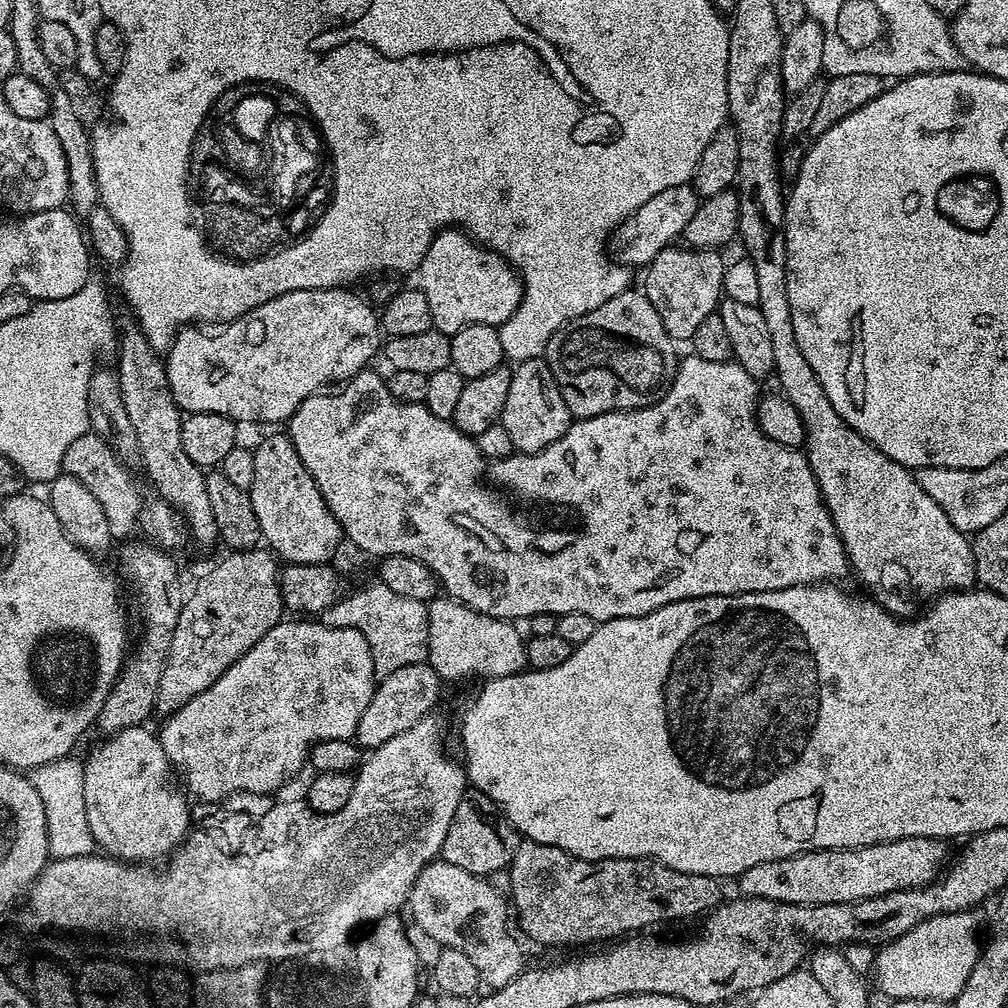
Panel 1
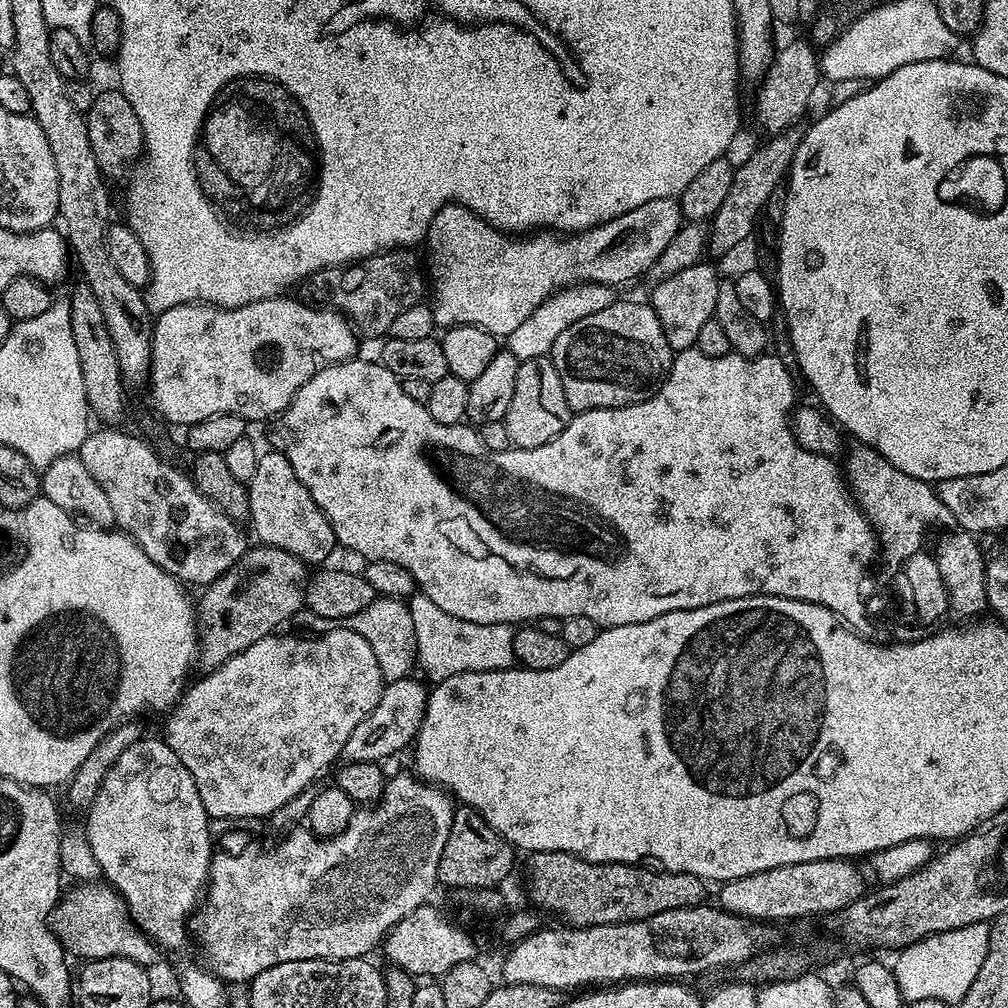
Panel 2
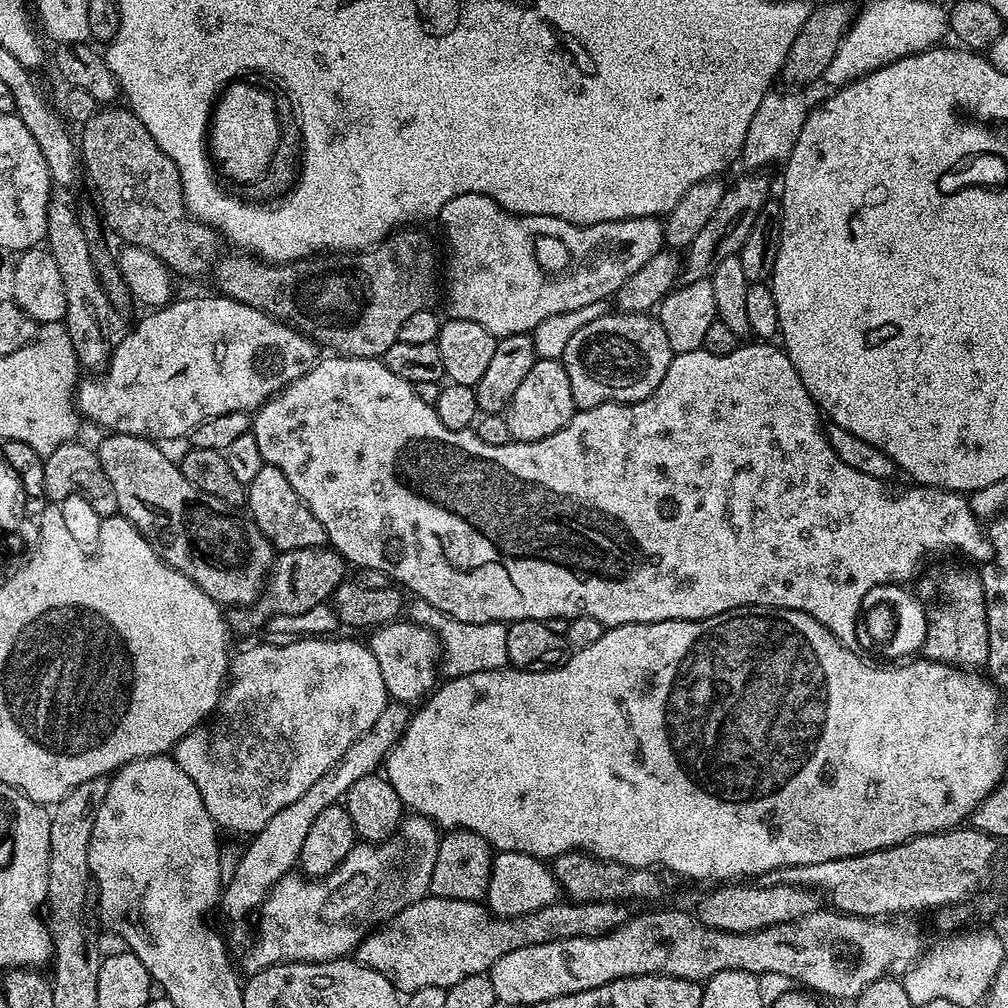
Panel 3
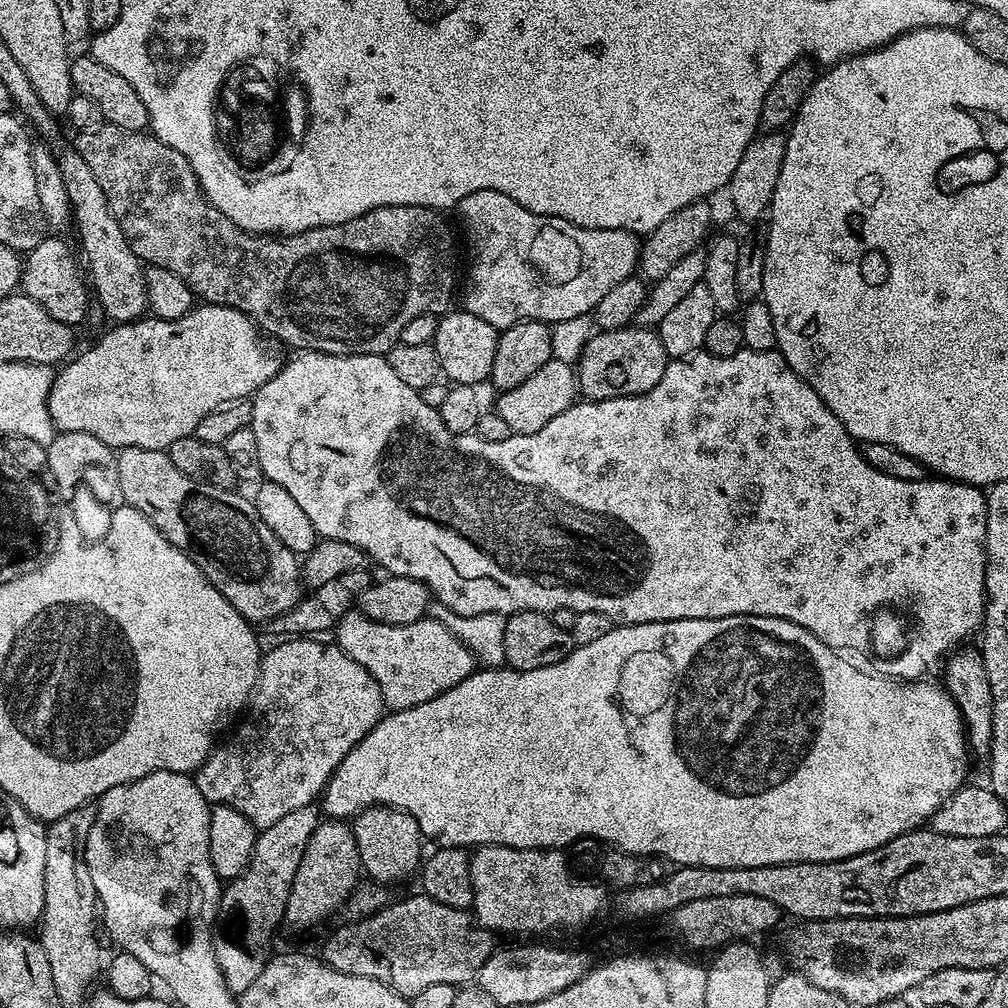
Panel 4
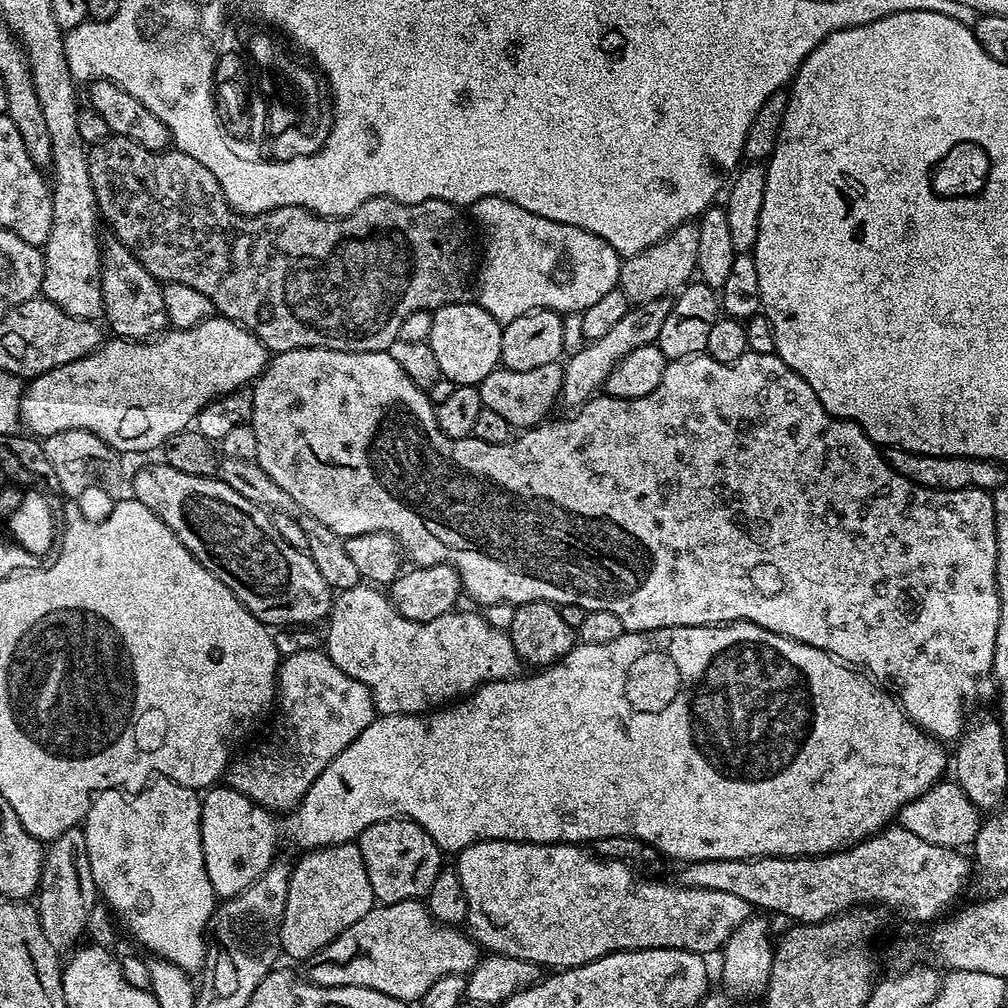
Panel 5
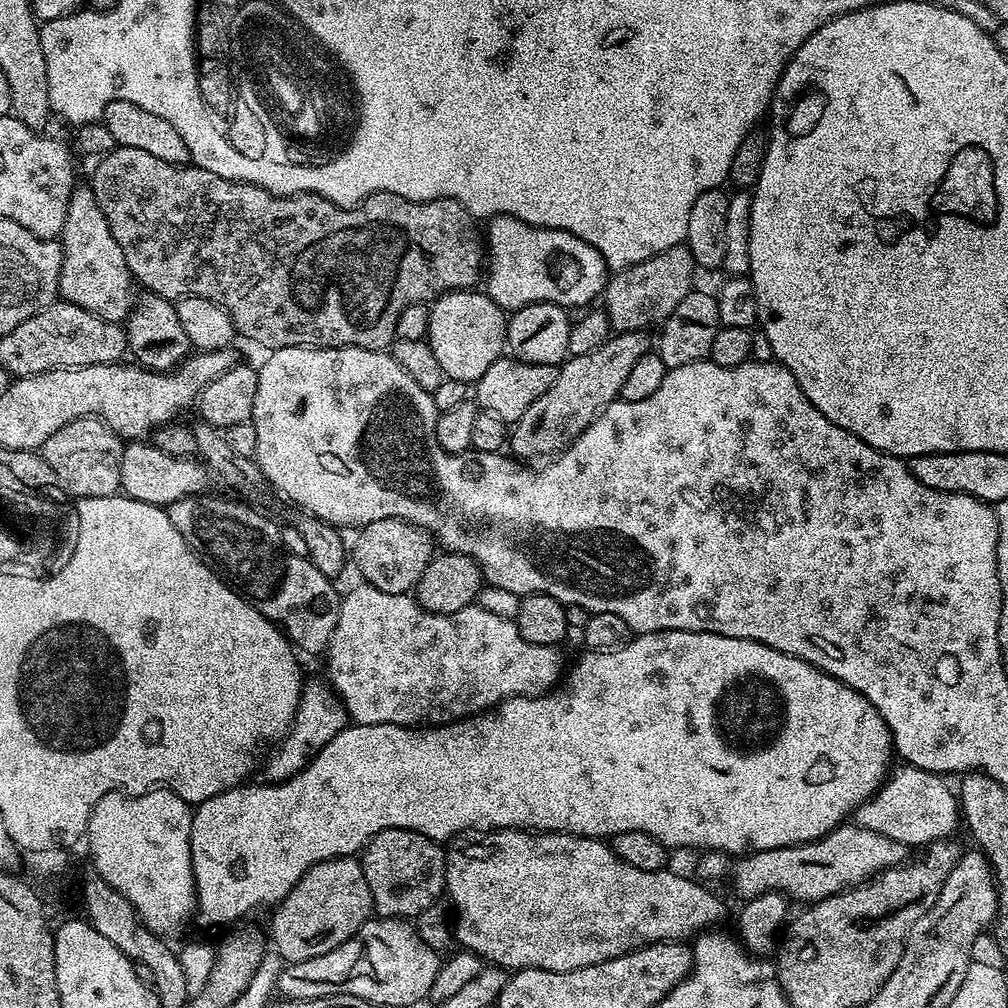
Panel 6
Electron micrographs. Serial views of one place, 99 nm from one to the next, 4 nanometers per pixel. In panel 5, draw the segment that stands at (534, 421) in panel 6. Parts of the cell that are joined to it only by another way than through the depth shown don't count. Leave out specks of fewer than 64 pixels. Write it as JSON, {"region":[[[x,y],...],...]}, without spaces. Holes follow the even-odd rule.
{"region":[[[667,296],[654,302],[646,302],[629,307],[618,323],[603,338],[585,343],[572,357],[567,357],[564,364],[564,385],[560,391],[560,400],[569,404],[569,409],[579,409],[587,400],[592,399],[603,389],[606,378],[614,370],[614,366],[630,350],[638,350],[638,346],[655,344],[662,334],[662,325],[666,323],[666,314],[670,314],[672,300]]]}

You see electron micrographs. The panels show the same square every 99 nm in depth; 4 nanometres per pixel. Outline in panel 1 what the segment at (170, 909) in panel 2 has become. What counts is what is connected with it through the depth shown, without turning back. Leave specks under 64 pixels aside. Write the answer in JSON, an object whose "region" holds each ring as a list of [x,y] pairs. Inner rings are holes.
{"region":[[[137,726],[111,733],[107,737],[108,741],[98,745],[83,761],[83,793],[90,834],[109,857],[121,862],[152,862],[155,861],[152,860],[155,856],[163,857],[171,853],[188,839],[190,825],[194,820],[194,816],[188,813],[189,797],[178,780],[176,785],[176,780],[172,777],[174,765],[169,762],[166,750],[162,750],[159,735],[155,731],[147,732],[146,729],[147,727]]]}

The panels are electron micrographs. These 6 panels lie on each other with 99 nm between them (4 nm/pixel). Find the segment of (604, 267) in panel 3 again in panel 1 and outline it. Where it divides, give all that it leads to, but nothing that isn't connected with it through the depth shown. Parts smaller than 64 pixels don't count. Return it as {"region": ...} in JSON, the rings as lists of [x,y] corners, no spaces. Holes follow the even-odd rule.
{"region":[[[691,183],[682,186],[670,186],[654,194],[643,206],[638,206],[630,218],[626,218],[614,229],[609,239],[607,249],[611,259],[620,264],[629,264],[632,268],[643,269],[662,250],[673,247],[683,237],[690,218],[698,214],[701,197],[696,193]],[[453,226],[432,237],[430,250],[418,269],[418,287],[430,305],[432,327],[451,338],[458,330],[475,324],[499,326],[518,310],[524,285],[515,268],[467,232]]]}

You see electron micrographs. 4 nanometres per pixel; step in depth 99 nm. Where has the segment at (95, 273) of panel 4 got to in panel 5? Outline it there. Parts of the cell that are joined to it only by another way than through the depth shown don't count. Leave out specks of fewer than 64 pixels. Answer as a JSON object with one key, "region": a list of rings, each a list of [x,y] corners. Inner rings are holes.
{"region":[[[108,238],[100,249],[102,266],[103,319],[112,327],[111,335],[126,340],[155,338],[169,327],[161,281],[149,274],[146,266],[118,239]]]}

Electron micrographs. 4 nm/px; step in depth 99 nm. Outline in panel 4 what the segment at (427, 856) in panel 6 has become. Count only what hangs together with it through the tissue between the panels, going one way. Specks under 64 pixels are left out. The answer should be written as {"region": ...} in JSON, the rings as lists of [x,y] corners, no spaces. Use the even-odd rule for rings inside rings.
{"region":[[[386,804],[365,807],[363,812],[355,813],[351,821],[354,842],[358,842],[360,867],[368,872],[373,881],[381,886],[392,886],[395,880],[415,877],[422,864],[420,856],[420,822],[411,812]]]}

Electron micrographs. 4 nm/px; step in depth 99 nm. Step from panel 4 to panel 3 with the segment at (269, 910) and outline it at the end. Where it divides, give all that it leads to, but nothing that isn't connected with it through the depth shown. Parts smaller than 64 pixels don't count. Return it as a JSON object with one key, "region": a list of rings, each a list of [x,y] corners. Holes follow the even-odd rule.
{"region":[[[390,702],[386,710],[378,714],[378,722],[374,722],[374,726],[366,730],[366,734],[362,734],[352,743],[350,750],[346,750],[344,757],[330,771],[322,774],[322,778],[318,778],[318,782],[314,782],[314,786],[310,786],[310,790],[306,790],[302,798],[297,798],[296,801],[290,802],[290,806],[278,810],[278,814],[274,814],[274,818],[270,818],[270,822],[266,822],[266,826],[262,826],[262,830],[249,839],[252,841],[249,842],[244,857],[237,862],[232,877],[229,880],[227,877],[226,887],[223,889],[218,905],[219,911],[224,911],[225,918],[232,923],[228,932],[226,931],[229,941],[240,940],[244,935],[245,937],[249,935],[250,924],[247,924],[244,919],[251,912],[253,915],[264,903],[272,887],[297,867],[302,854],[302,842],[306,842],[306,833],[310,831],[314,818],[318,818],[318,814],[322,814],[326,806],[341,803],[350,790],[350,786],[358,782],[358,778],[373,775],[379,769],[376,767],[379,764],[381,767],[387,761],[388,751],[396,747],[409,722],[409,705]]]}

